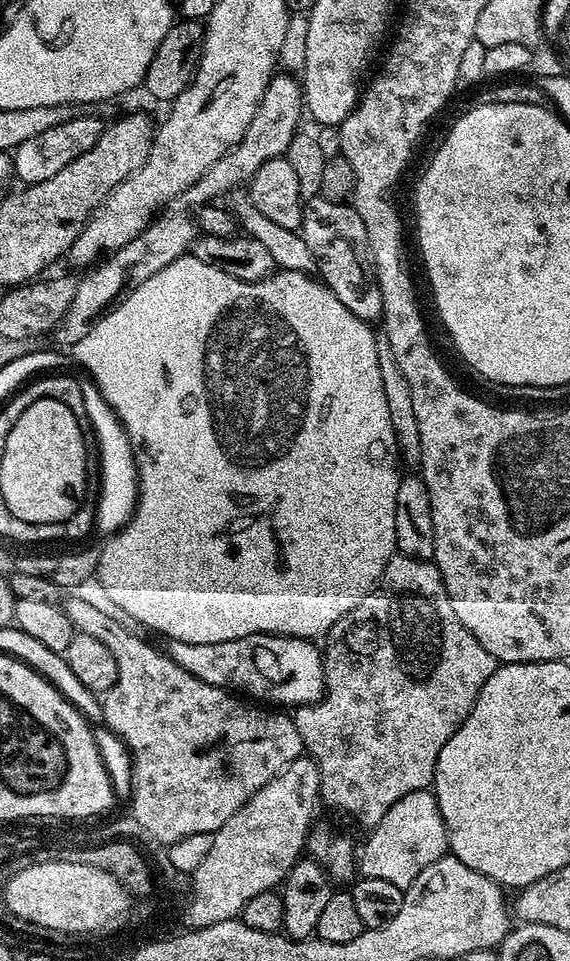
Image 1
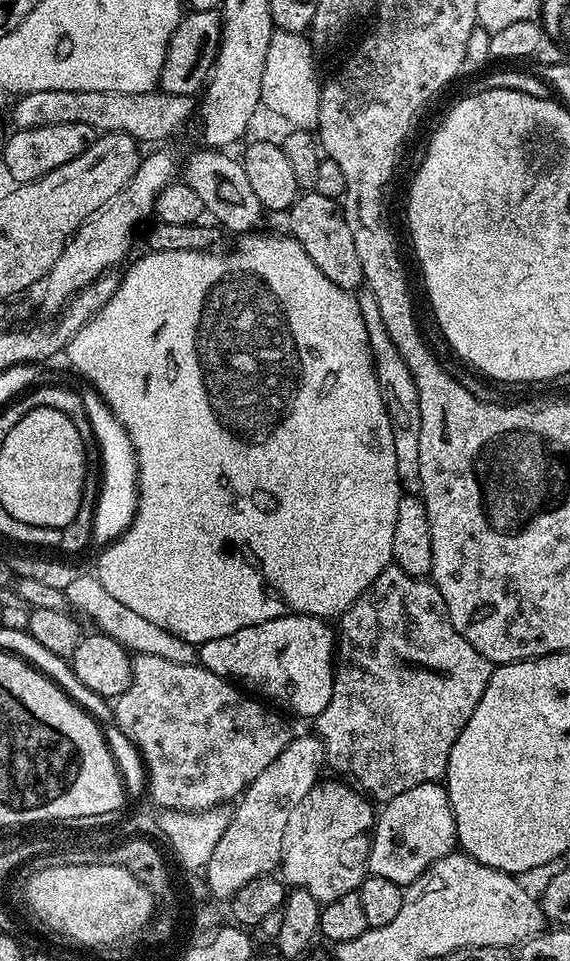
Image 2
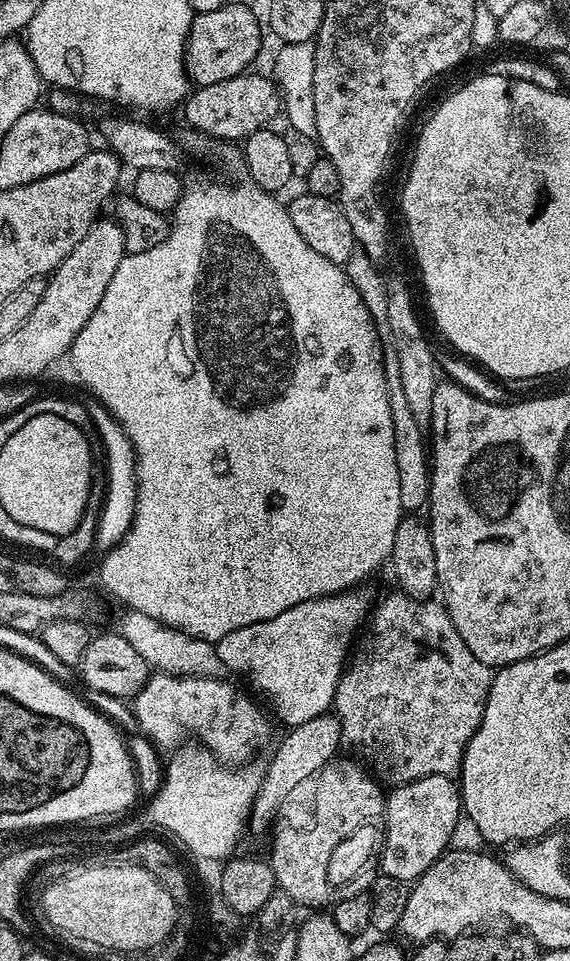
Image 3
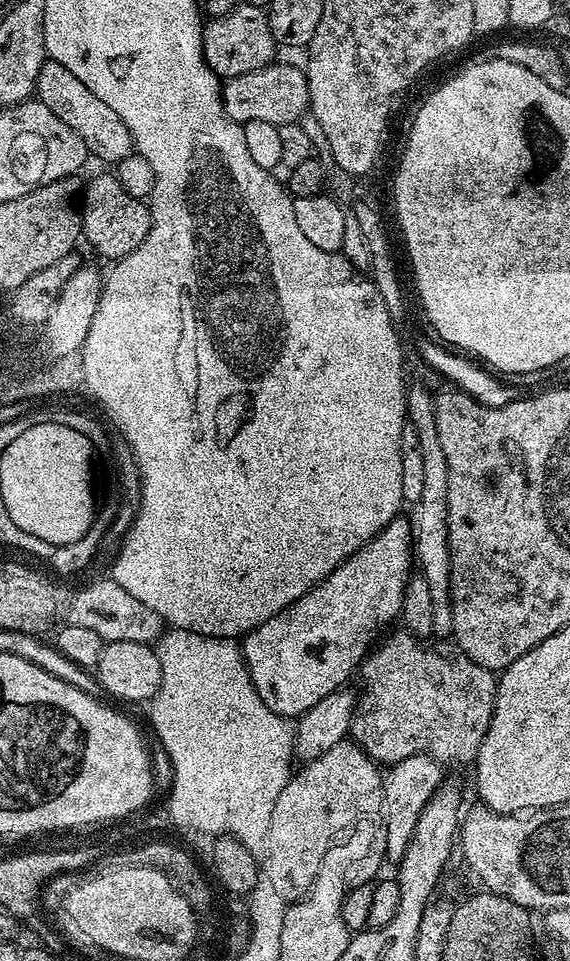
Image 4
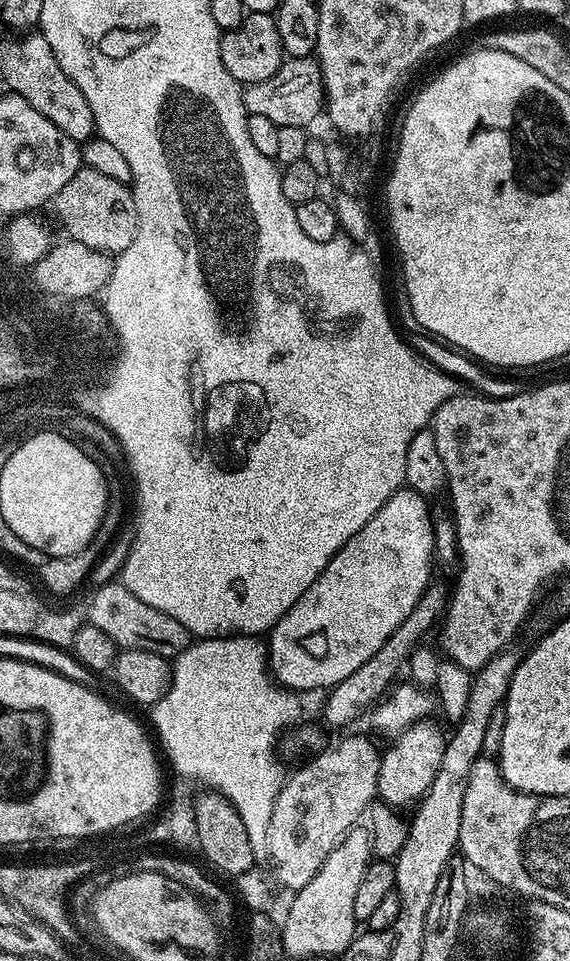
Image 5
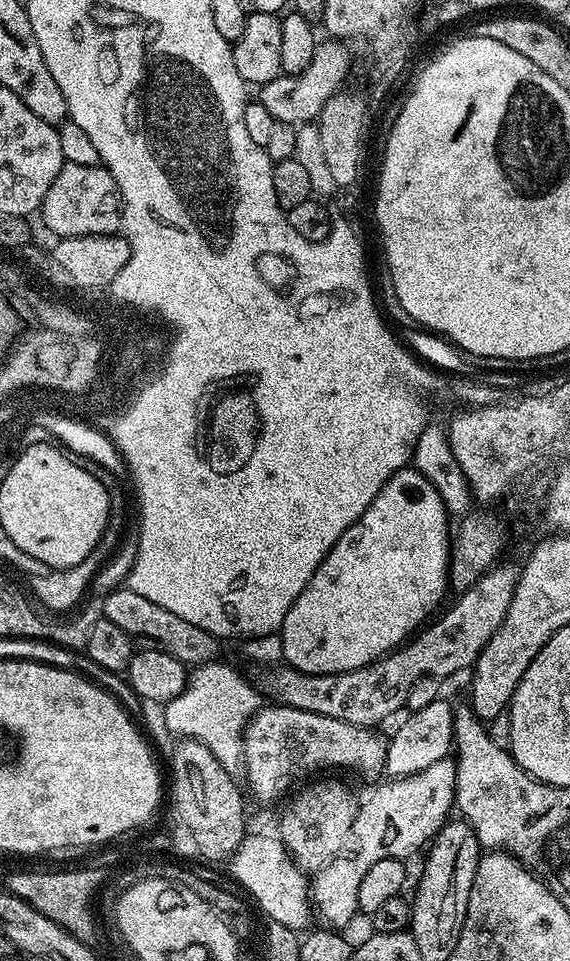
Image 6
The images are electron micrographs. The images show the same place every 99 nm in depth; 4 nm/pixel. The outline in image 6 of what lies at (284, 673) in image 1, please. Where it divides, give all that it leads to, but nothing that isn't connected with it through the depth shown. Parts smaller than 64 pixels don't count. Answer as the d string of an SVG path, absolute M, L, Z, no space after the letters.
M412 466L394 473L386 486L378 490L368 509L334 542L318 570L314 570L314 578L306 582L306 590L290 606L278 633L284 643L283 659L287 667L306 674L349 672L387 656L404 644L437 611L444 592L449 591L448 523L450 517L442 498L424 475Z

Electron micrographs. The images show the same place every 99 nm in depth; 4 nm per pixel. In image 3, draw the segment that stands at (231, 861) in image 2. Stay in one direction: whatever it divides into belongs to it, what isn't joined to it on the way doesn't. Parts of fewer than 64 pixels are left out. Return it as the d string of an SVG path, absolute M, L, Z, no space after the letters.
M334 714L310 718L310 722L302 722L298 726L288 728L285 733L280 740L280 745L276 748L276 753L272 756L272 761L266 764L266 769L263 771L261 788L257 792L257 798L252 808L250 819L252 828L271 829L276 815L279 813L279 806L285 801L290 790L302 779L309 778L324 764L332 760L342 748L340 720Z

